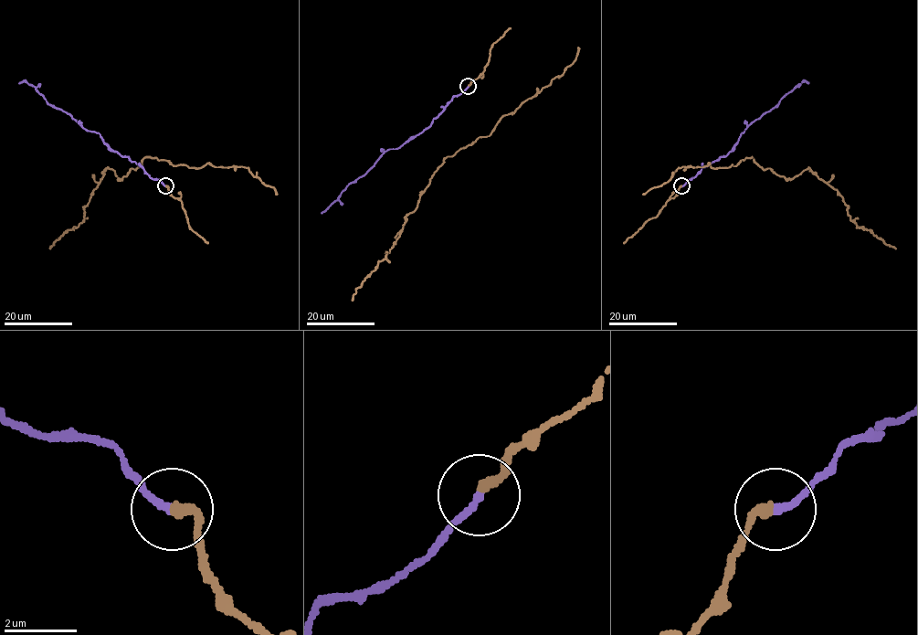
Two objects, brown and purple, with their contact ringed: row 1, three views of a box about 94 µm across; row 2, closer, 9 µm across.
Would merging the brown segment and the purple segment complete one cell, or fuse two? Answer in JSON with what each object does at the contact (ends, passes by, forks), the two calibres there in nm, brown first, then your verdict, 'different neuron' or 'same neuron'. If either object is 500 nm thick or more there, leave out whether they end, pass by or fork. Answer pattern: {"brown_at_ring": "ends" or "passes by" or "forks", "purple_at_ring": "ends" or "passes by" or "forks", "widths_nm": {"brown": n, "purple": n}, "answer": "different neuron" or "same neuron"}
{"brown_at_ring": "ends", "purple_at_ring": "ends", "widths_nm": {"brown": 280, "purple": 200}, "answer": "same neuron"}

